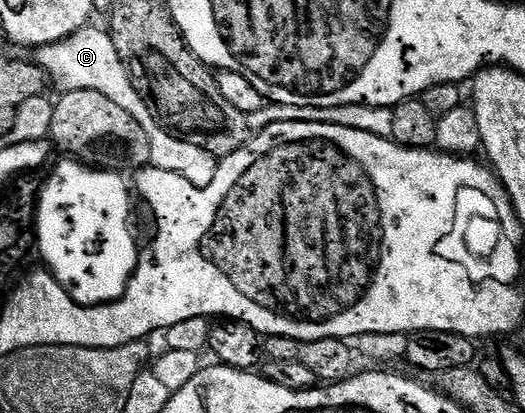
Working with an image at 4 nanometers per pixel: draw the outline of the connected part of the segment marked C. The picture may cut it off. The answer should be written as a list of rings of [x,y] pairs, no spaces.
[[[88,25],[73,33],[59,43],[51,43],[34,52],[33,62],[45,69],[48,80],[59,82],[58,90],[64,91],[96,91],[105,93],[109,101],[121,105],[129,117],[133,117],[145,129],[151,142],[151,163],[156,167],[177,173],[185,177],[195,187],[207,187],[219,168],[219,159],[210,155],[205,149],[197,149],[197,145],[189,145],[184,139],[171,134],[149,109],[149,105],[137,93],[131,80],[127,66],[117,53],[117,45],[113,45],[110,34],[96,25]]]

